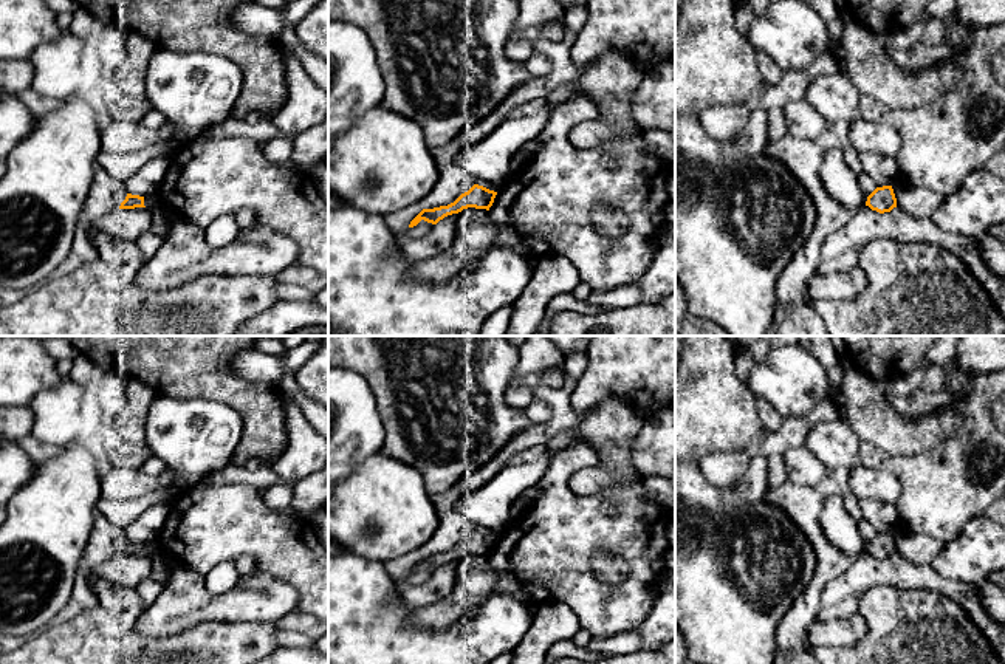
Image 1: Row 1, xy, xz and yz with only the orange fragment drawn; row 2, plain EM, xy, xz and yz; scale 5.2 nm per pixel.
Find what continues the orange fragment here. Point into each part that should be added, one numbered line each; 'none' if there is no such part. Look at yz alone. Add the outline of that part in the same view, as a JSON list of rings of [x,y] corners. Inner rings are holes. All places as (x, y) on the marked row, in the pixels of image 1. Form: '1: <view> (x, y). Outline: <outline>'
none

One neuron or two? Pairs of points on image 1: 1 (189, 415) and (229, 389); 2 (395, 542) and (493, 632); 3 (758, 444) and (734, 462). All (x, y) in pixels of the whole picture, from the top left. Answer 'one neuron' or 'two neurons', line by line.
1: two neurons
2: two neurons
3: two neurons

